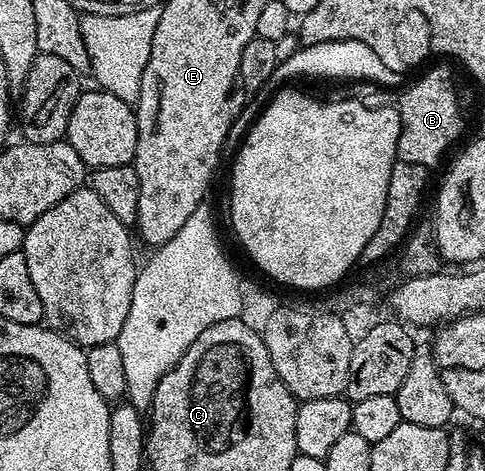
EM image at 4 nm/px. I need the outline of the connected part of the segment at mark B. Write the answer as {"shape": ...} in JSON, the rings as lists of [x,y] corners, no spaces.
{"shape":[[[430,69],[415,85],[408,85],[401,90],[402,98],[396,102],[402,120],[398,160],[433,167],[462,133],[462,109],[454,94],[454,81],[446,69]]]}

